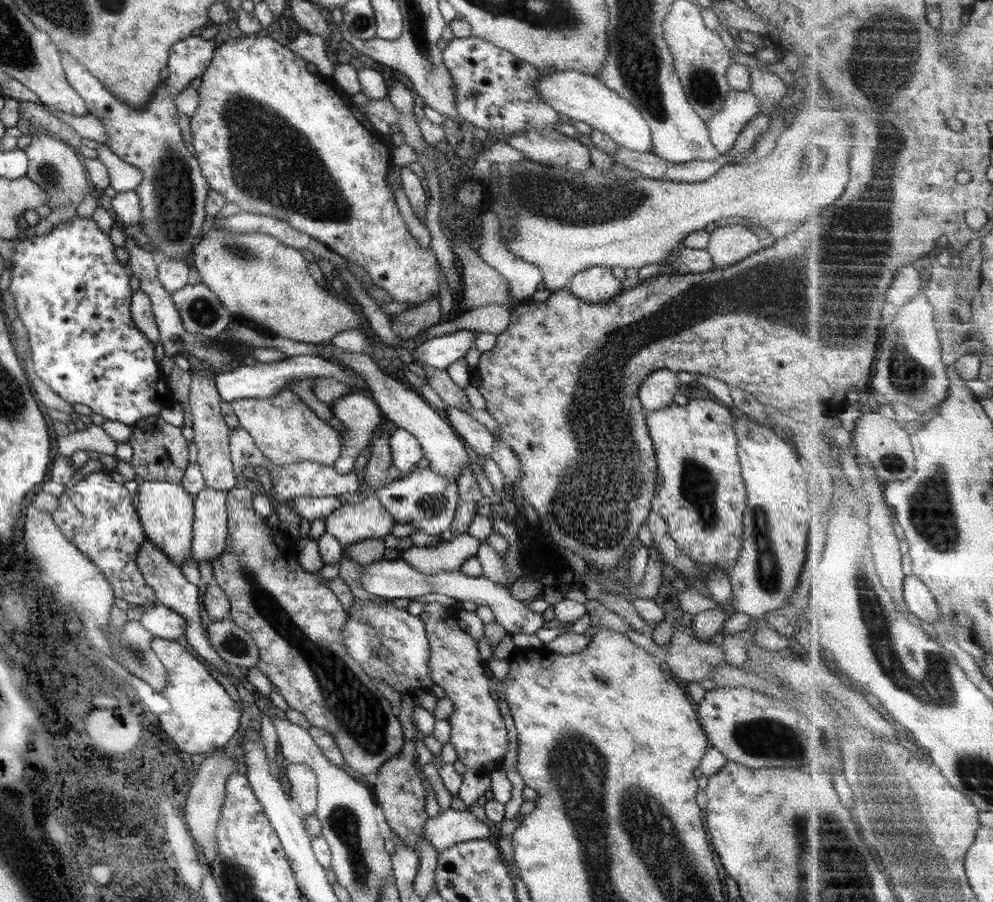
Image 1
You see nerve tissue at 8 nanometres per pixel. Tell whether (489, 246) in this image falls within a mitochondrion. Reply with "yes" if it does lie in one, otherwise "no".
no

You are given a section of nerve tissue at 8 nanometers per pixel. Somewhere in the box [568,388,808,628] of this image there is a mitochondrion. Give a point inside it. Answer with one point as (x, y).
(698, 486)

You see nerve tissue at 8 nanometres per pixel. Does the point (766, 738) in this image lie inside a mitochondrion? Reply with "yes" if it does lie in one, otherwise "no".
yes

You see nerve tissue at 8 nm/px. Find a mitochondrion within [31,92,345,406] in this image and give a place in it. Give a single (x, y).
(173, 189)

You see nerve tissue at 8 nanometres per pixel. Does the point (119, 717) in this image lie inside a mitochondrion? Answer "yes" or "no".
no

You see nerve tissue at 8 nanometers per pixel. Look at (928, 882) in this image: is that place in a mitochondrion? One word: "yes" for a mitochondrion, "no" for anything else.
yes

